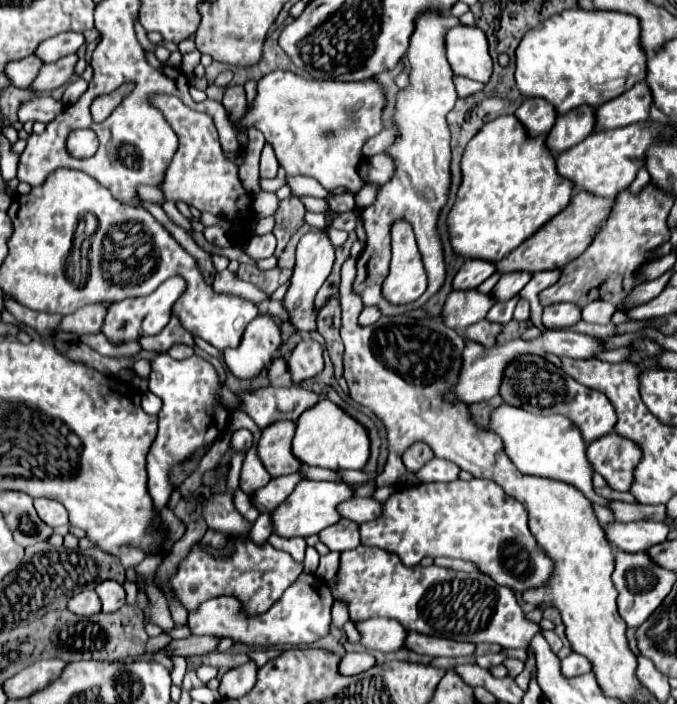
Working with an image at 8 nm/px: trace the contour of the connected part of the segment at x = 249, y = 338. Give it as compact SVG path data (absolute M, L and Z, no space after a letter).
M256 316L244 330L240 344L224 350L224 364L238 380L254 380L270 366L280 342L280 328L272 322L272 318Z

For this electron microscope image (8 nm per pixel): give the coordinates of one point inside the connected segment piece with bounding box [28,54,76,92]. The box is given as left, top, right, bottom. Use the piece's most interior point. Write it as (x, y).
(51, 76)

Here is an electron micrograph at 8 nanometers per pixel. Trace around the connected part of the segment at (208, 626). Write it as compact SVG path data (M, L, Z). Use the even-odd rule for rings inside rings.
M300 574L298 580L286 588L282 600L274 604L266 614L262 616L242 616L242 604L238 600L222 596L218 600L208 600L198 608L198 612L192 612L188 616L188 626L192 628L192 636L228 636L234 642L254 644L254 646L276 646L276 644L312 644L318 638L326 636L330 630L330 606L332 606L332 592L326 586L324 580L310 574Z

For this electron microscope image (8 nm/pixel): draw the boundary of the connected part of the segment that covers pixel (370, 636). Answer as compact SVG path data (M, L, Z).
M368 618L356 624L360 632L360 644L370 652L396 652L404 646L406 630L398 620Z

